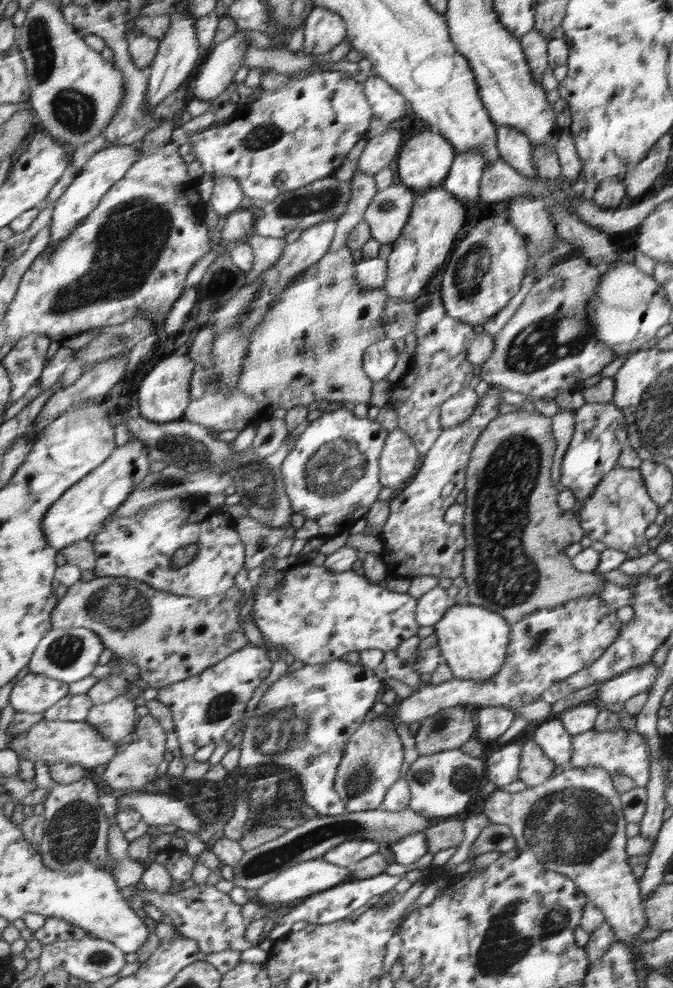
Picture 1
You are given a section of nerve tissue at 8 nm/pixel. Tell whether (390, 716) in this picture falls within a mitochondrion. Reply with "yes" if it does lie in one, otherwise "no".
no

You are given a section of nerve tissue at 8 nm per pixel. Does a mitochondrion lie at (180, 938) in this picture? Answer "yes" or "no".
no

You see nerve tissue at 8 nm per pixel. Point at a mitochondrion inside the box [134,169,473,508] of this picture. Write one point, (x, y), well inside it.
(335, 468)

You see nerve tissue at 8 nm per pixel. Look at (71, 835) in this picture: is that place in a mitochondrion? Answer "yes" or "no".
yes

